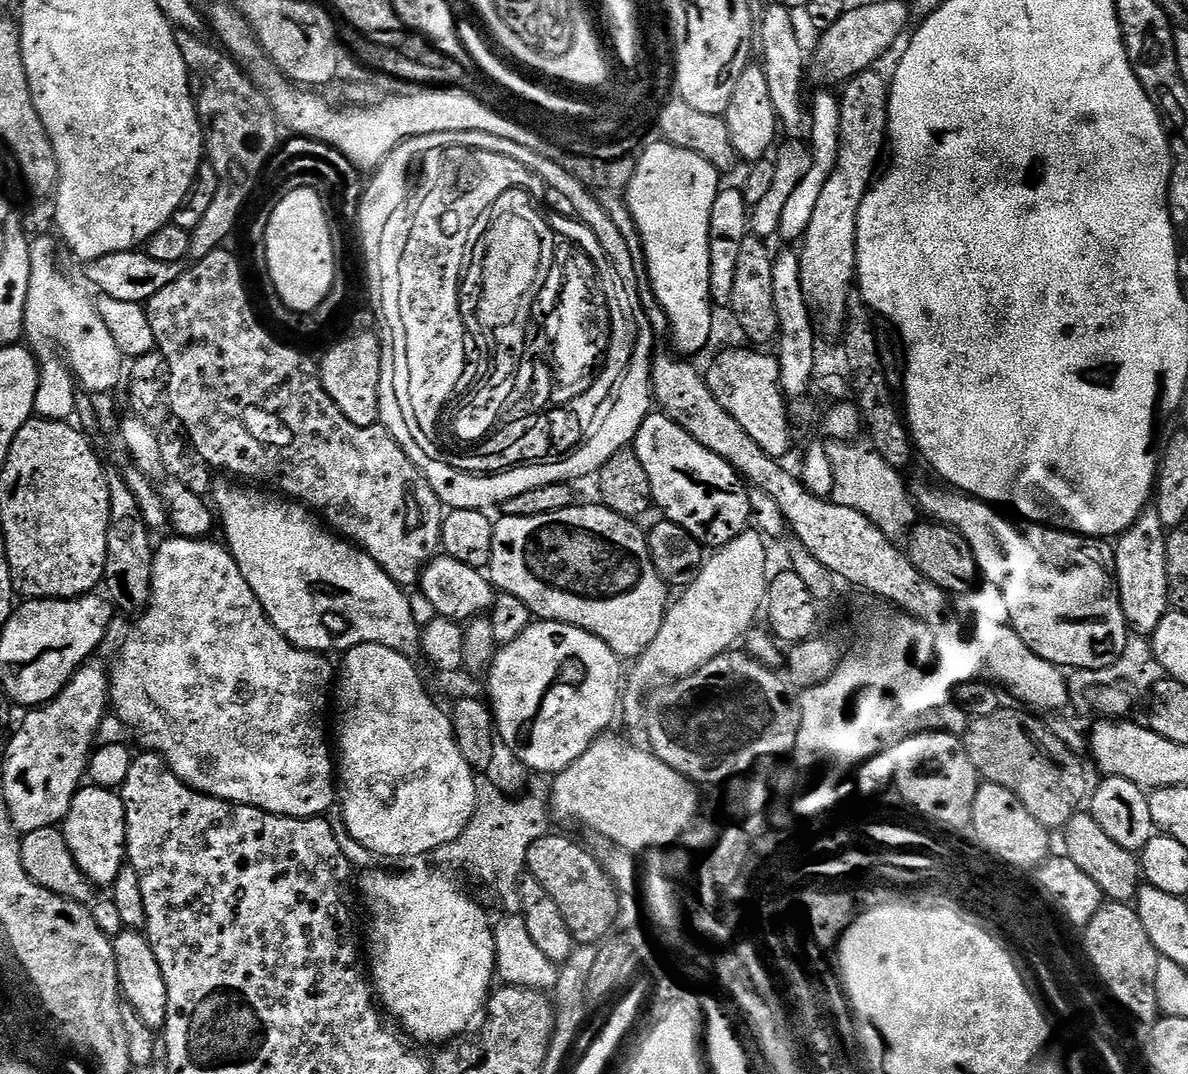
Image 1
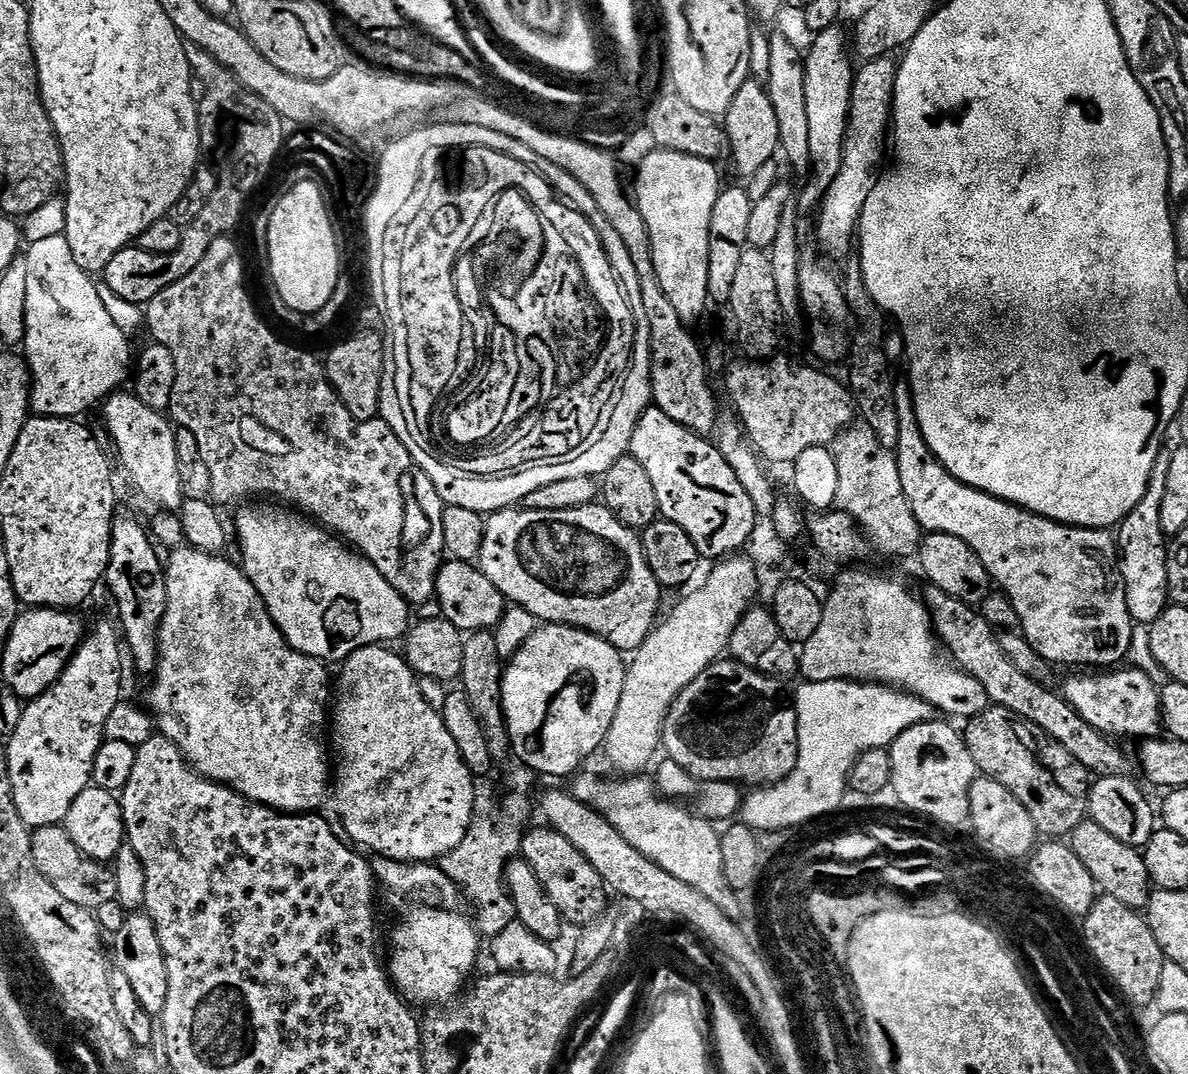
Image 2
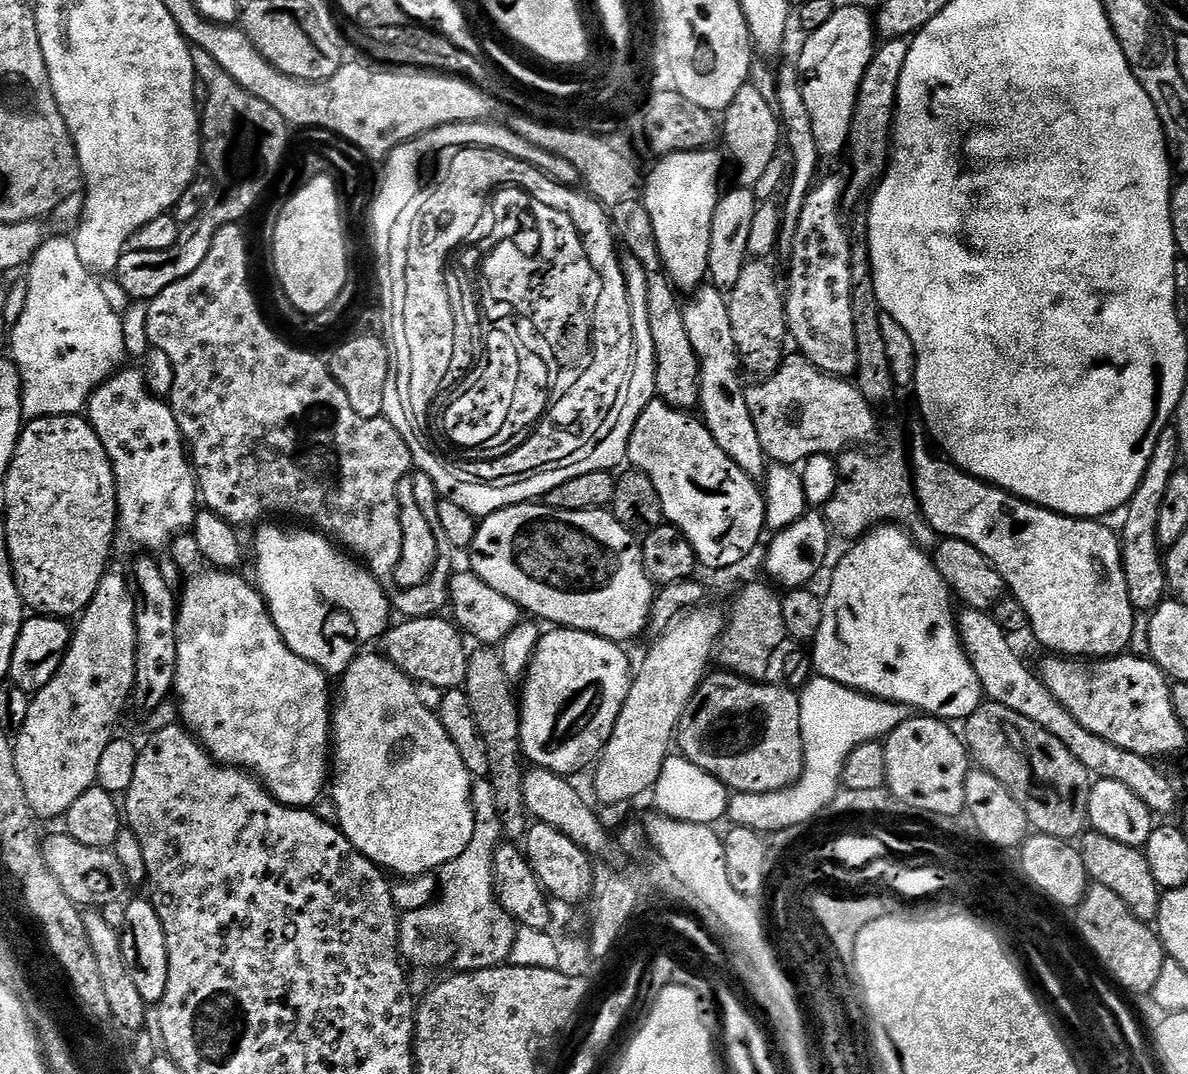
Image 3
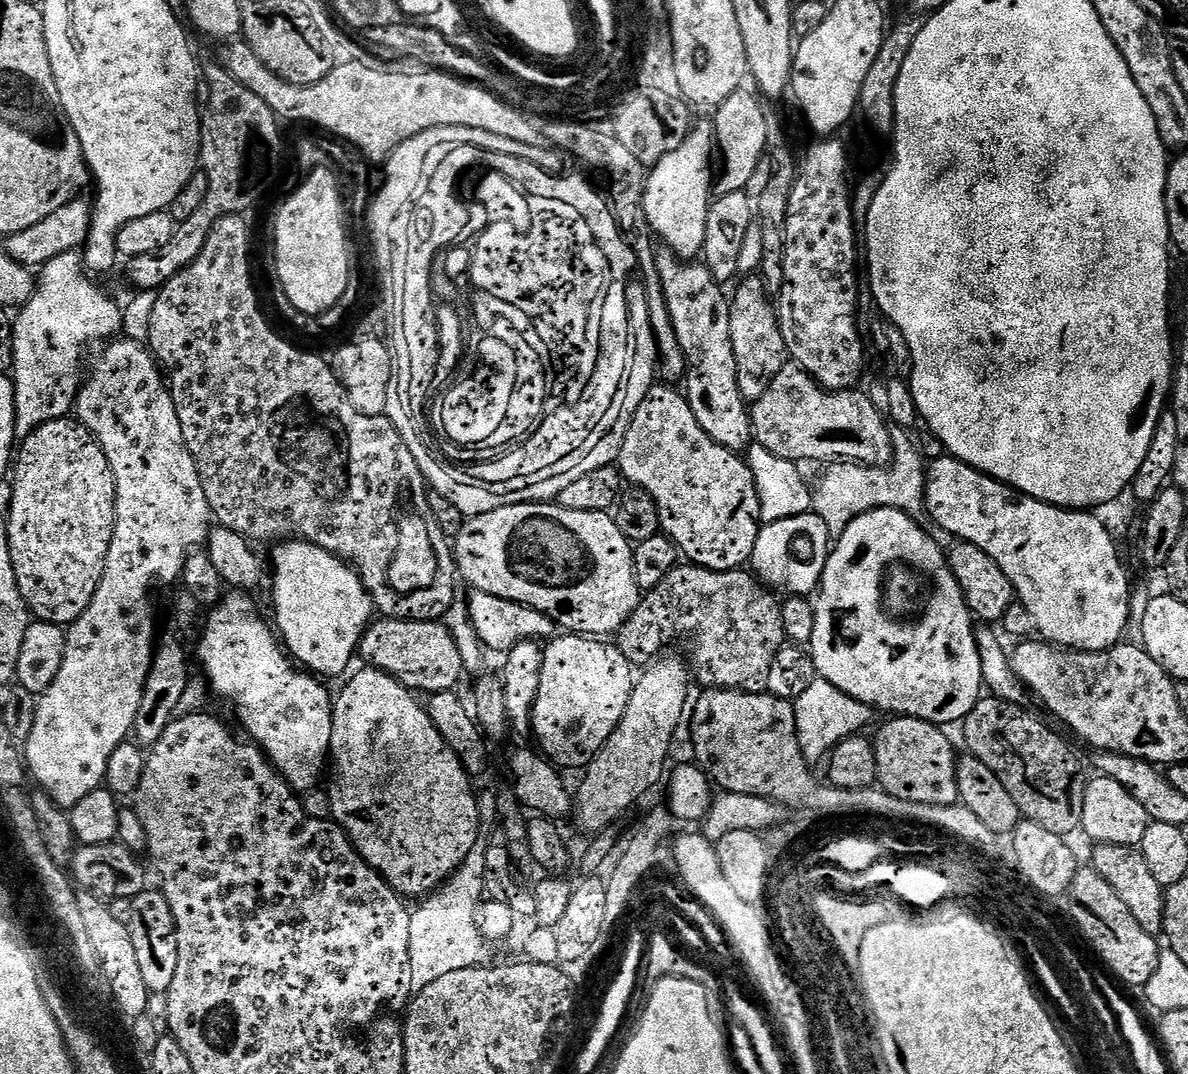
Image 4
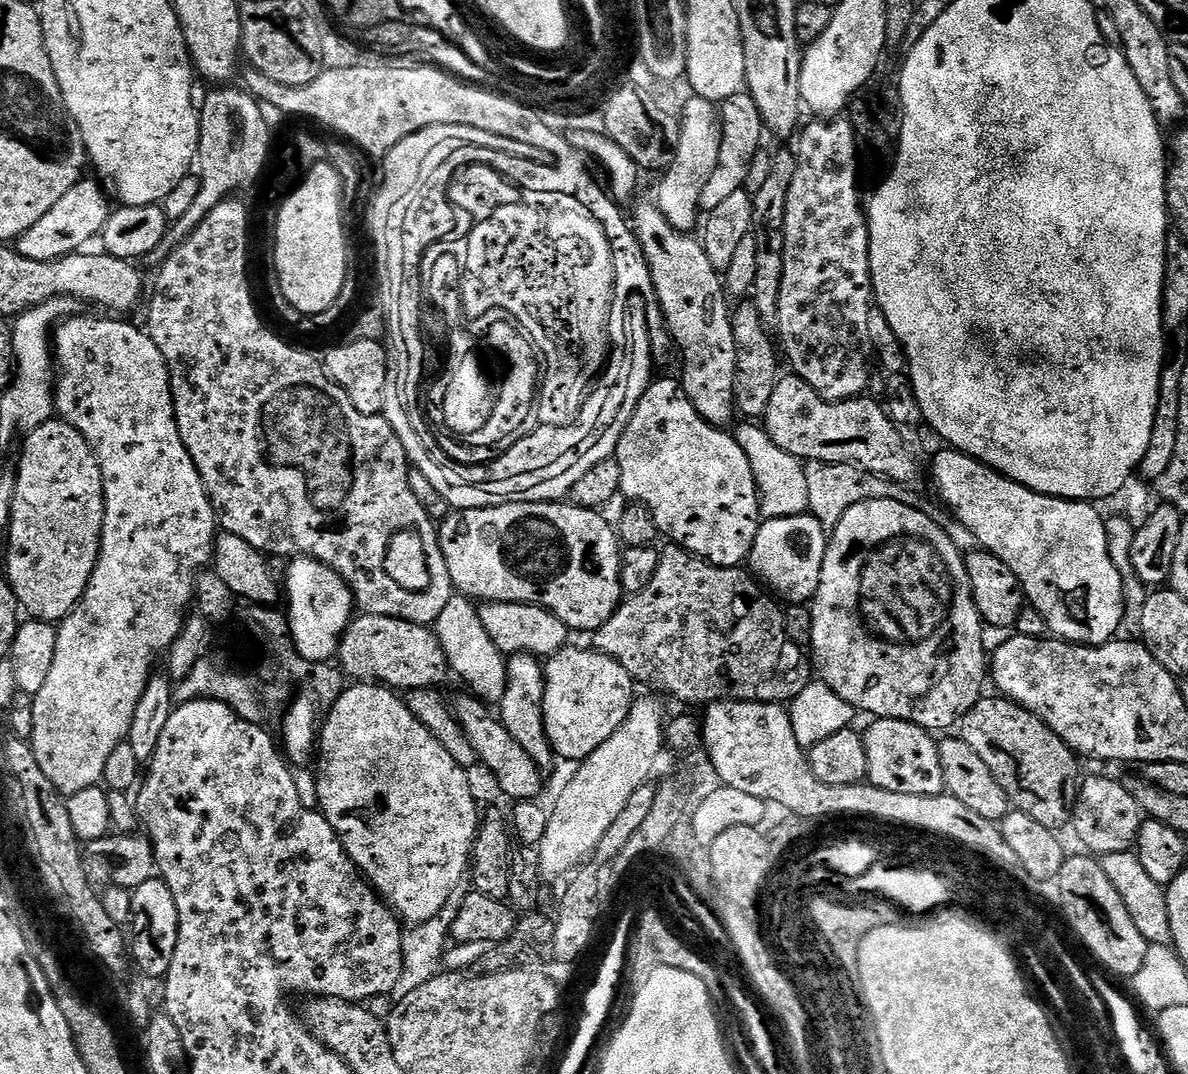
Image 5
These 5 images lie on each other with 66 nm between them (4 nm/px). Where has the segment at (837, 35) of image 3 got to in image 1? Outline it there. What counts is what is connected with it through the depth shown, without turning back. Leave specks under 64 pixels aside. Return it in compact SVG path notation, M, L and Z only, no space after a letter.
M834 91L820 92L810 102L810 124L812 120L812 140L810 139L810 151L812 161L810 170L806 170L806 178L798 182L798 190L790 194L786 201L786 207L782 210L781 221L779 222L778 234L786 240L799 241L803 239L805 230L809 228L810 219L814 214L814 206L818 203L818 197L826 182L830 182L830 174L834 174L834 166L838 162L838 146L840 145L840 98Z

